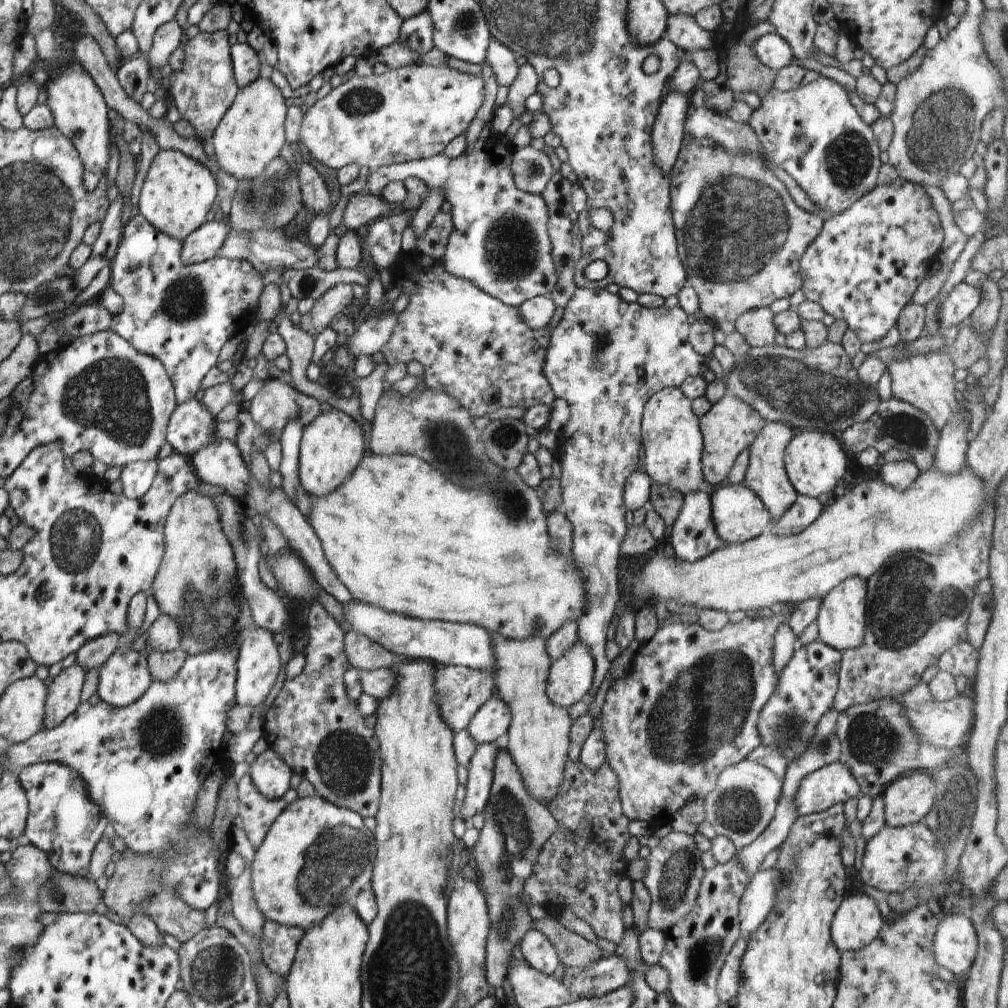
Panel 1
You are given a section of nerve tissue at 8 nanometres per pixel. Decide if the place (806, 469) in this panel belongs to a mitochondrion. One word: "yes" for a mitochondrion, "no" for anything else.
no

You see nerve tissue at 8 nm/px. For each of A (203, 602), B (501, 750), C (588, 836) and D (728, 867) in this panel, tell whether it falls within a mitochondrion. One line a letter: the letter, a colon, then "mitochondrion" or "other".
A: mitochondrion
B: other
C: other
D: other

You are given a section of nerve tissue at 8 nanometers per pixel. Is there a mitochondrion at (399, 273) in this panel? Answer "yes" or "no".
no

